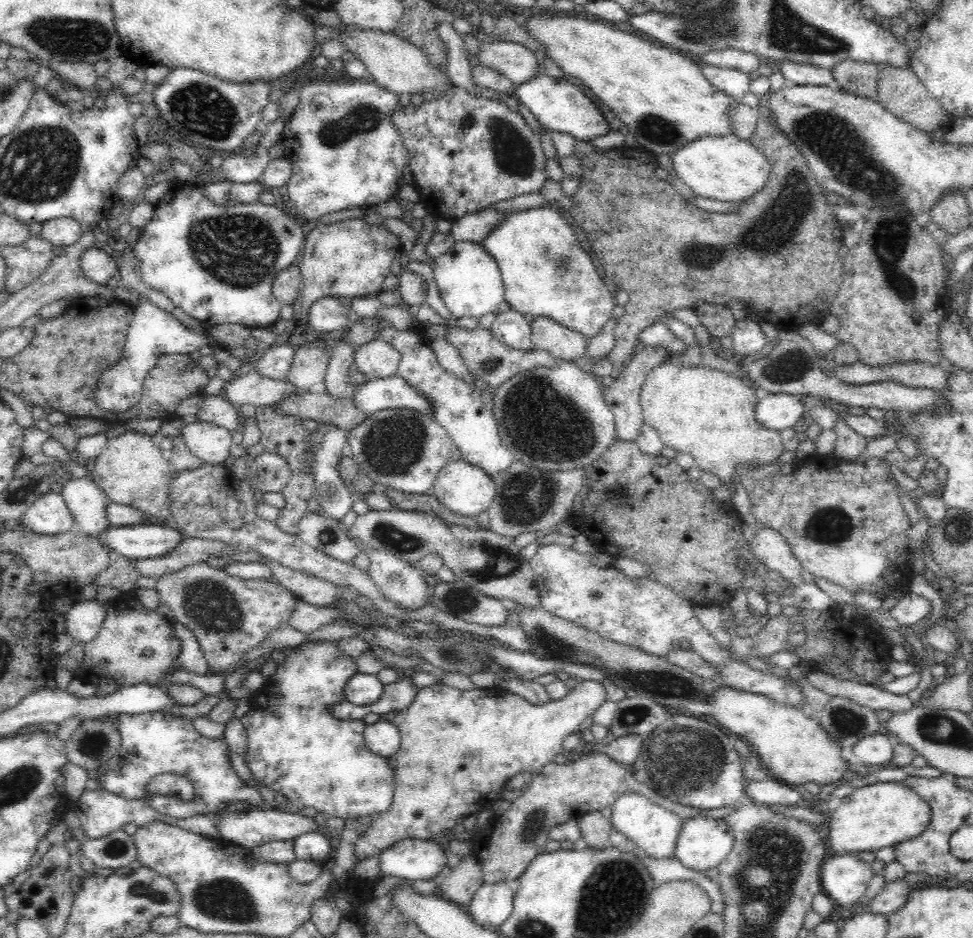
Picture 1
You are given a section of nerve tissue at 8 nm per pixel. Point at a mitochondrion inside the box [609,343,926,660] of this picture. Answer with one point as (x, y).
(831, 525)

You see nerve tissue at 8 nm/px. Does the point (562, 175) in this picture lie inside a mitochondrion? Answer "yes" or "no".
no

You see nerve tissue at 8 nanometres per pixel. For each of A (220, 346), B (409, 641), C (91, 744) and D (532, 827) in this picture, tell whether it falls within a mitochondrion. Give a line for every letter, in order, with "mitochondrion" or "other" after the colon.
A: other
B: other
C: mitochondrion
D: mitochondrion

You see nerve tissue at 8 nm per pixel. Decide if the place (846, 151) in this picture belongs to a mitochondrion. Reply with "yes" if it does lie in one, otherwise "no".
yes

